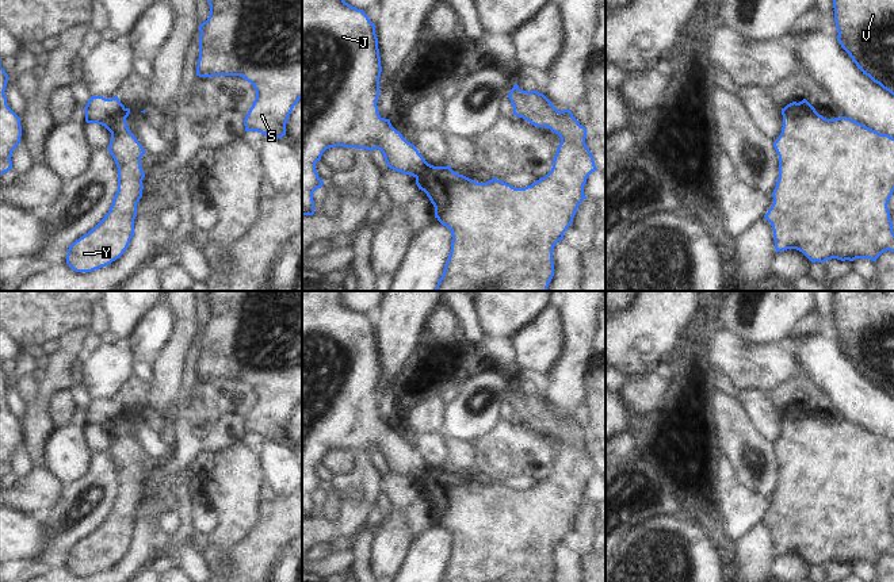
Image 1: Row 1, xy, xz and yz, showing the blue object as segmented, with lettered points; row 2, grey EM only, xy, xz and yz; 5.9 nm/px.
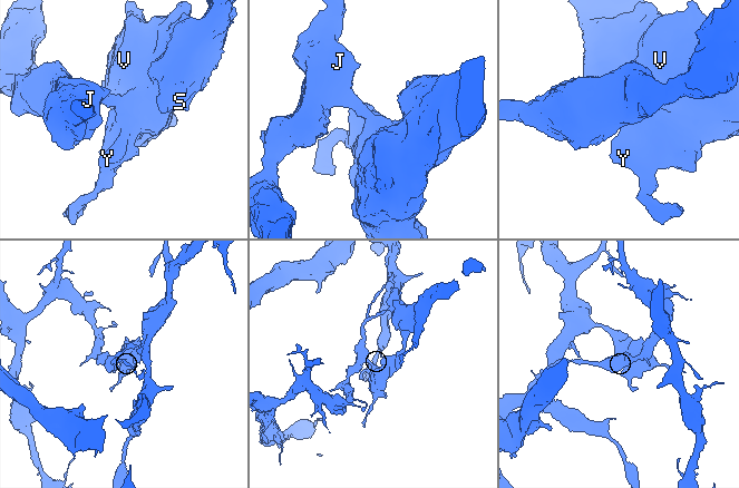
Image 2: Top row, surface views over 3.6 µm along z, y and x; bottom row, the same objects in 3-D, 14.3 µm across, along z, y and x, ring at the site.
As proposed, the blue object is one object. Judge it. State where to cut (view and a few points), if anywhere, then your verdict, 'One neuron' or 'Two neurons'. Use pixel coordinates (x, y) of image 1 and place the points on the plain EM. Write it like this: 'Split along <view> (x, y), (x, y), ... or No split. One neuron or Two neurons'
Split along xy (125, 412), (103, 428). Two neurons.

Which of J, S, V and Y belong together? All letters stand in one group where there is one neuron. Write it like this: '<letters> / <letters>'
J / S V Y

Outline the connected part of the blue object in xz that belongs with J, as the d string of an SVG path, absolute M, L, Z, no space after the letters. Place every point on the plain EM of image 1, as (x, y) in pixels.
M302 291L302 518L314 517L313 495L324 485L318 480L316 466L329 451L344 449L382 455L387 470L404 478L419 480L428 466L416 449L397 434L390 422L379 418L379 380L382 370L375 328L363 313L344 305L340 291Z

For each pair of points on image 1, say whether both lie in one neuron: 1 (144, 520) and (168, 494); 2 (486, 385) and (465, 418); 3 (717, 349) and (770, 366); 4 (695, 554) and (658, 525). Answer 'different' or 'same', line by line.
1: different
2: same
3: same
4: same

